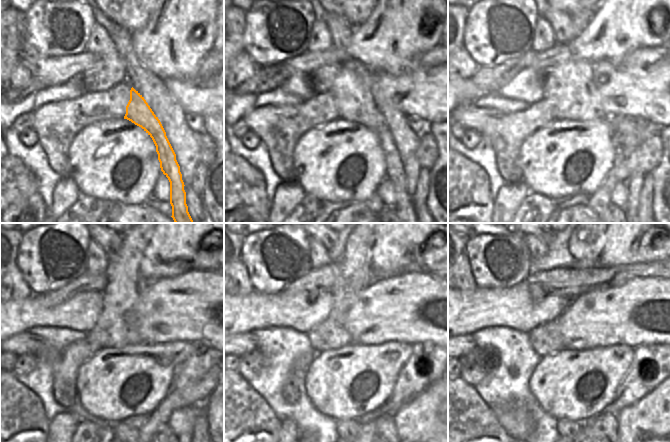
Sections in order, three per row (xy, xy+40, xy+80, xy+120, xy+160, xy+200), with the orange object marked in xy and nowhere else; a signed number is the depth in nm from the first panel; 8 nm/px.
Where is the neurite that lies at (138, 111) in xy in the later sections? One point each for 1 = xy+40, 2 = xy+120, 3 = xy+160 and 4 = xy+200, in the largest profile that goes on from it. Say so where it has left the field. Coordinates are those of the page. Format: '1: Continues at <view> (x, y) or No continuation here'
1: Continues at xy+40 (354, 101)
2: Continues at xy+120 (111, 329)
3: Continues at xy+160 (331, 334)
4: Continues at xy+200 (585, 243).

